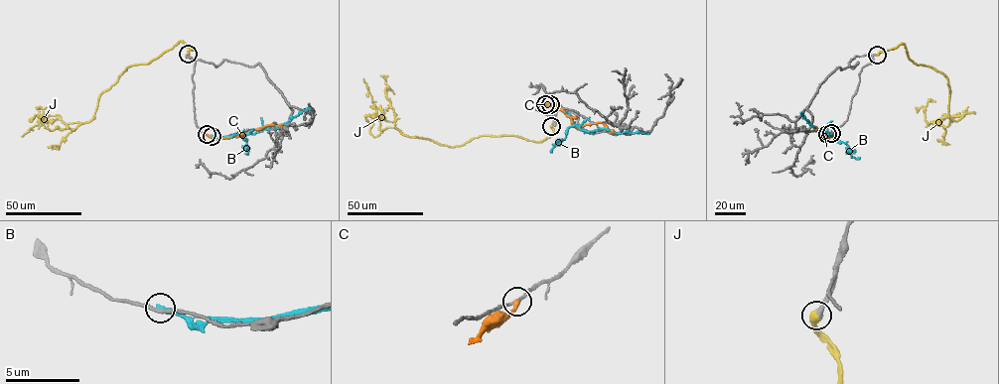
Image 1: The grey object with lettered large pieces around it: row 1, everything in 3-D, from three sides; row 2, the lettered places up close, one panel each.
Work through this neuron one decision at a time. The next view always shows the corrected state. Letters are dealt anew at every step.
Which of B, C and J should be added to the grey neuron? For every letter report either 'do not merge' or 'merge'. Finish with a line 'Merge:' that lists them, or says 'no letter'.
B: do not merge
C: do not merge
J: merge
Merge: J

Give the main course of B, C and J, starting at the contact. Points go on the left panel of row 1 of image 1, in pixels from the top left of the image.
B: (212, 136), (254, 133), (289, 122), (309, 107)
C: (207, 135), (228, 138), (269, 125), (283, 126)
J: (188, 54), (193, 49), (179, 42), (147, 64), (128, 66), (100, 94), (88, 122), (56, 119), (21, 136)

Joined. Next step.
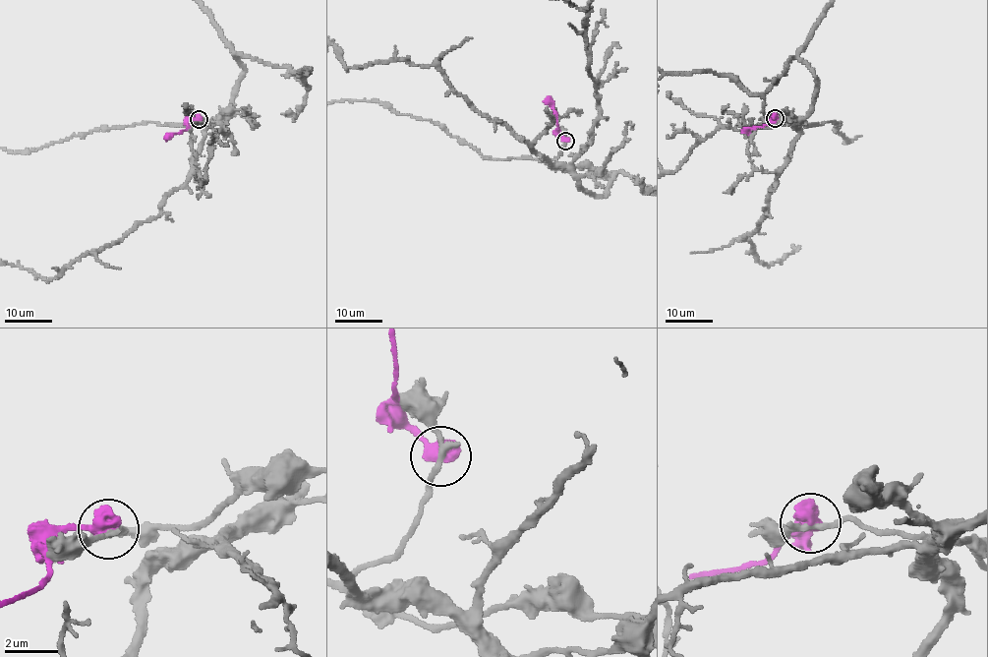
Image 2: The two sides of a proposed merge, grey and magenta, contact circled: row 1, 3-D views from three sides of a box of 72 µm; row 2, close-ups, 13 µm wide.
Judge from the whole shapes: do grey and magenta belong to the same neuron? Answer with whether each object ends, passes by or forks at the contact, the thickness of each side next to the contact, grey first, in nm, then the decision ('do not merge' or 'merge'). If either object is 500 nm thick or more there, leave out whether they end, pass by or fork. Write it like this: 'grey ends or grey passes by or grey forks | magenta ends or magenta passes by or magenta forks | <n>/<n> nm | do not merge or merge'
220/700 nm | do not merge

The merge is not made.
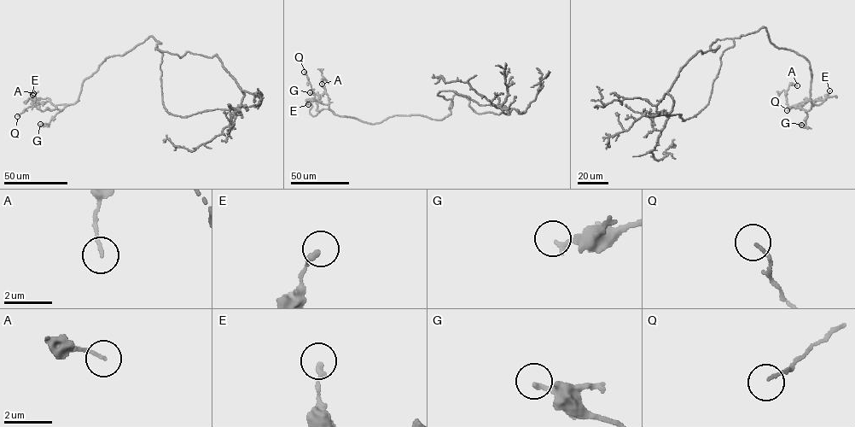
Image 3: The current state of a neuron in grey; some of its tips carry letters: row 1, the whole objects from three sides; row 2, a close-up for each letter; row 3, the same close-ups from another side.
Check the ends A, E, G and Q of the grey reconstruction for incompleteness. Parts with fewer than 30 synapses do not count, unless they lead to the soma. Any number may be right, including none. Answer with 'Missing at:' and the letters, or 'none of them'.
Missing at: none of them

